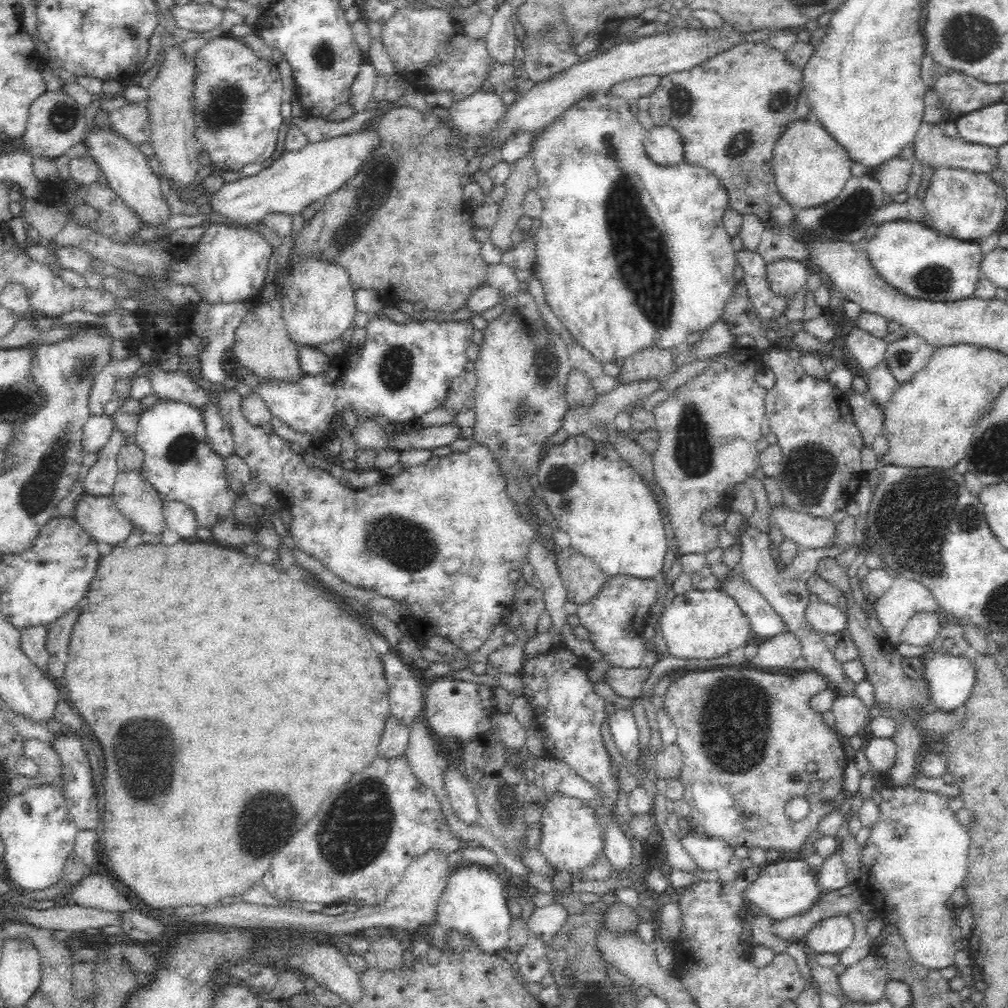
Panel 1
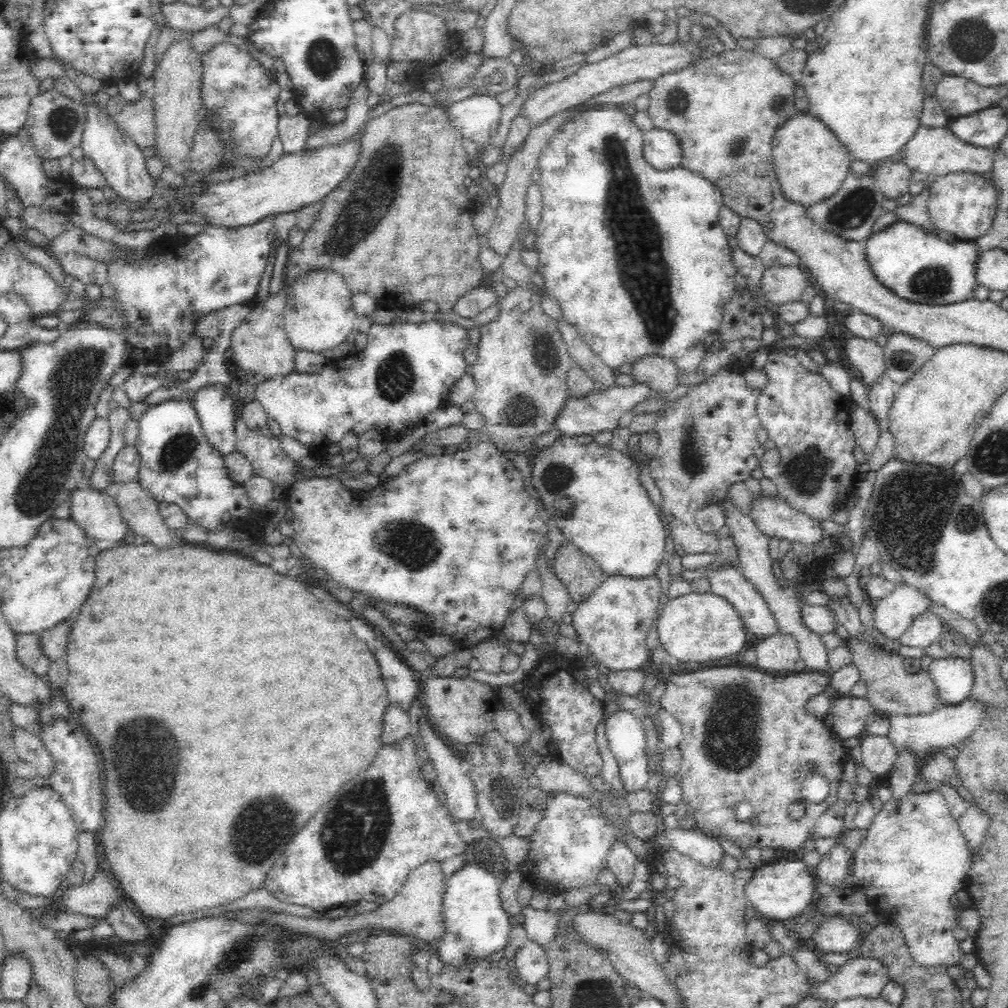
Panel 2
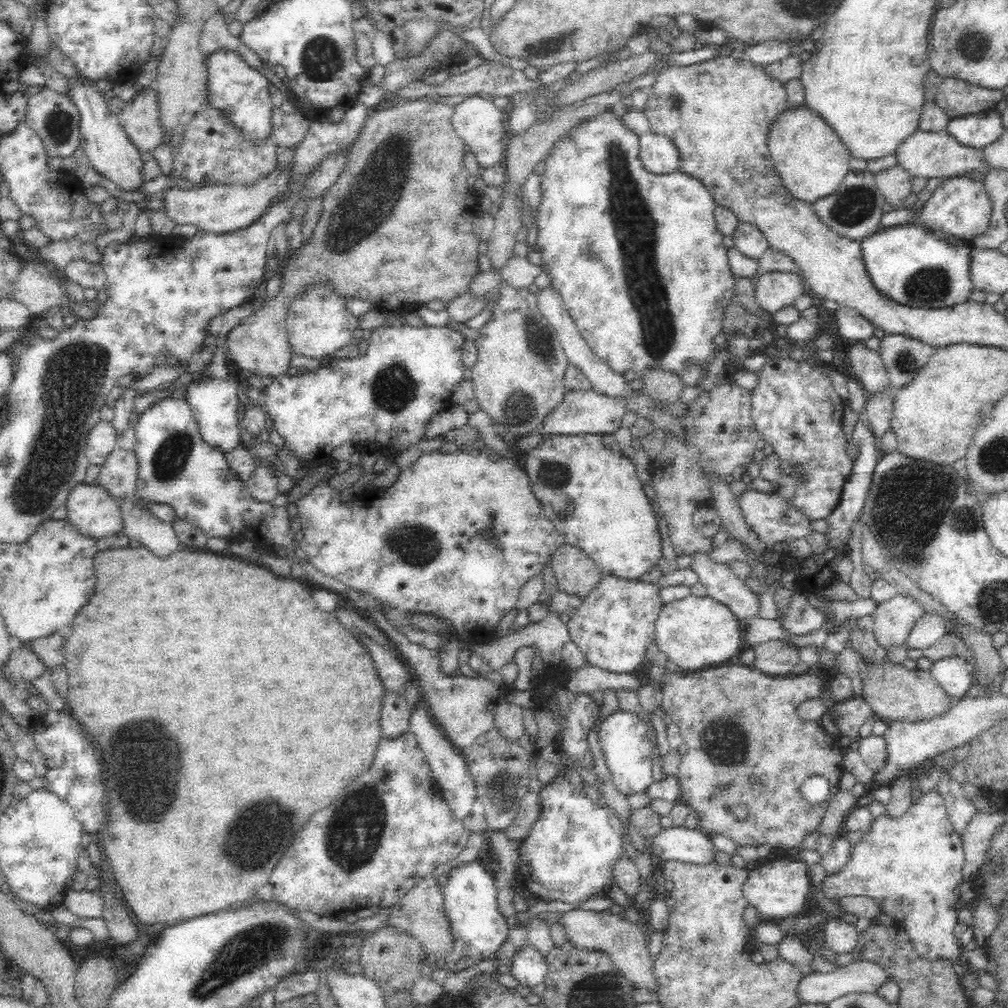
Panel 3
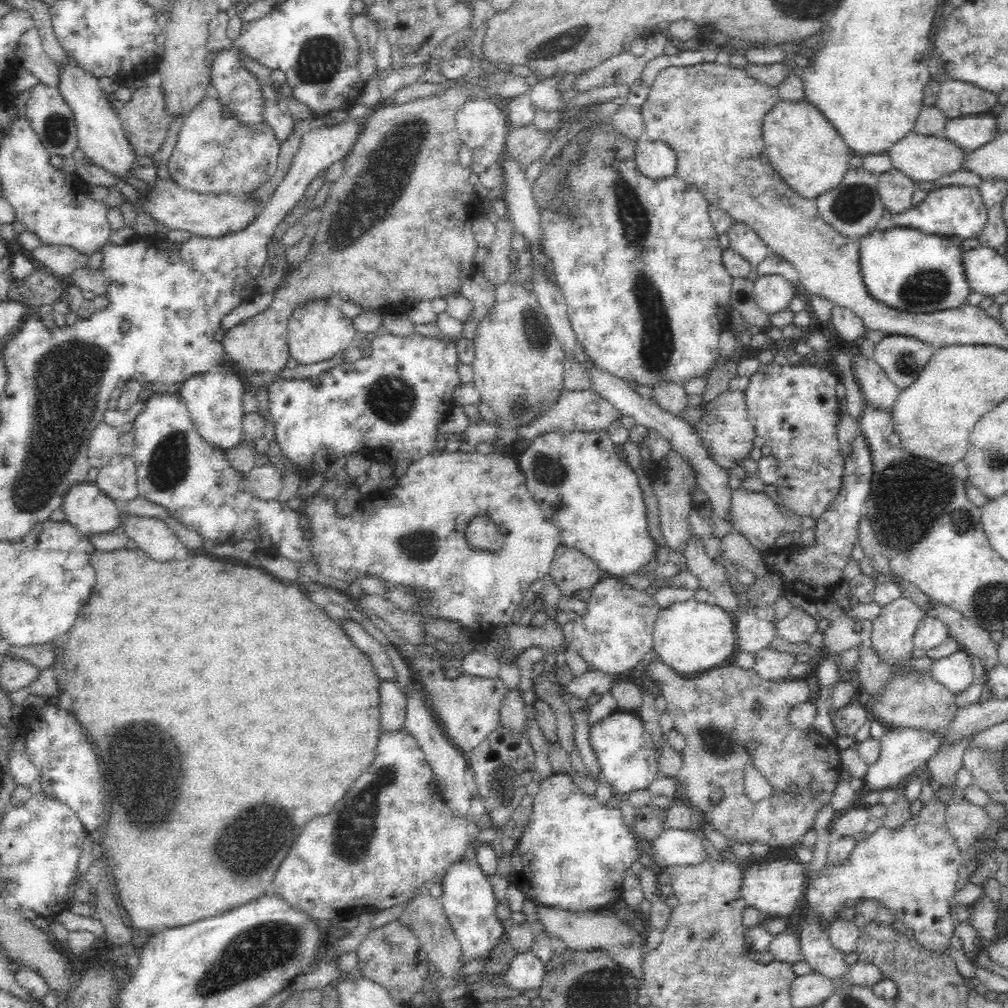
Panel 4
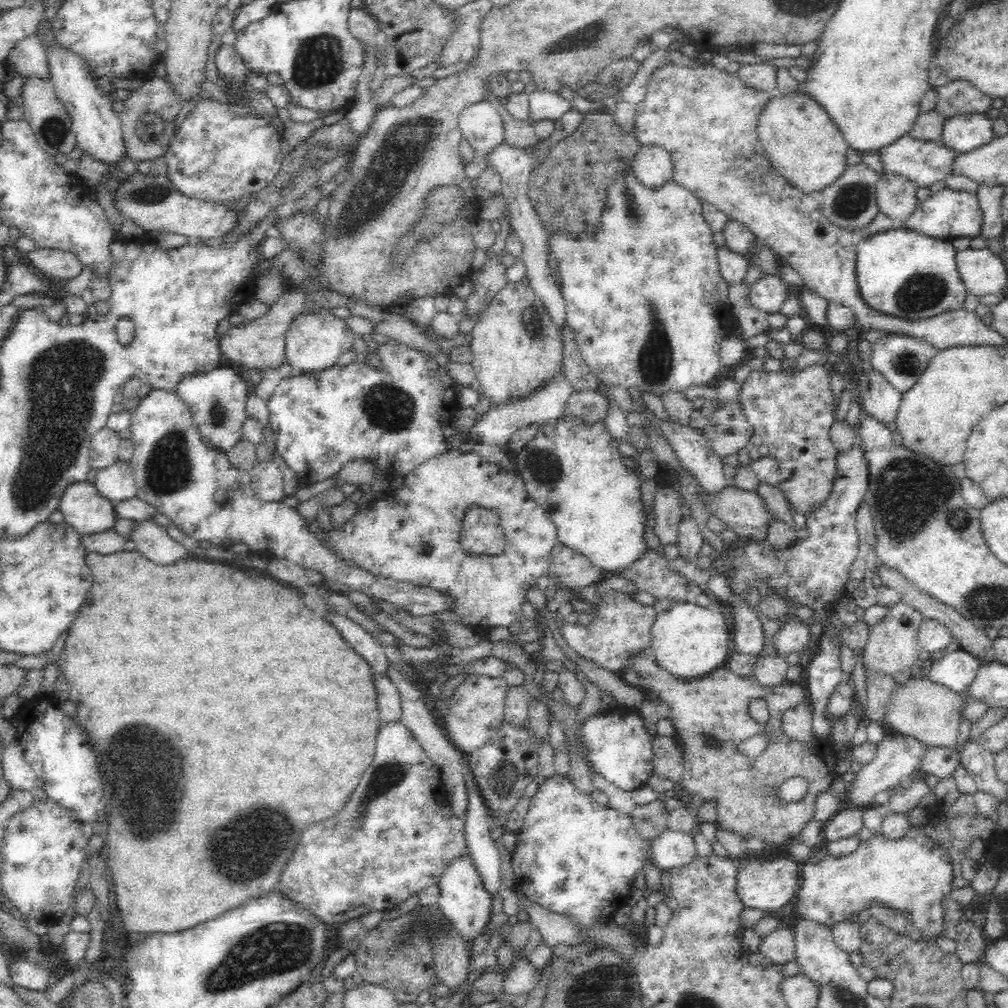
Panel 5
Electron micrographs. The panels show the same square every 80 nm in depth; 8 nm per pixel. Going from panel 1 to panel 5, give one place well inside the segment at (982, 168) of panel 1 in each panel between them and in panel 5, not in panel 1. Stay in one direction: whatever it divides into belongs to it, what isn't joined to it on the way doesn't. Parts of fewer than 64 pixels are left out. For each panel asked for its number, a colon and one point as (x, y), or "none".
2: (933, 150)
3: (924, 154)
4: (923, 158)
5: (924, 162)

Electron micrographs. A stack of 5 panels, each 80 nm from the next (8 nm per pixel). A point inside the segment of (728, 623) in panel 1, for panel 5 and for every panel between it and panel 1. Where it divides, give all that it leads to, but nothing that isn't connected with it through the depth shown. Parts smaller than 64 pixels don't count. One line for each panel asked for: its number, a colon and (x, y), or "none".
2: (694, 628)
3: (694, 632)
4: (689, 636)
5: (688, 640)

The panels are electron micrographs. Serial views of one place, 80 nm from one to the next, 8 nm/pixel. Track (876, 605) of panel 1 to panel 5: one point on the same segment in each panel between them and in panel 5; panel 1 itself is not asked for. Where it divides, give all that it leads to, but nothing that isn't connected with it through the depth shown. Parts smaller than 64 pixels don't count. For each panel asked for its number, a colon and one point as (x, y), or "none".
2: (893, 614)
3: (892, 620)
4: (892, 636)
5: (892, 647)

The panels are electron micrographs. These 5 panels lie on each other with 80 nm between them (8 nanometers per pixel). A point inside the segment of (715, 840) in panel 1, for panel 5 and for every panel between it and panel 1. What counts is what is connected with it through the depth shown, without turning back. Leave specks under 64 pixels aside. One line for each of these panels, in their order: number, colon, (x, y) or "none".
2: (705, 849)
3: (693, 845)
4: (674, 846)
5: (671, 849)

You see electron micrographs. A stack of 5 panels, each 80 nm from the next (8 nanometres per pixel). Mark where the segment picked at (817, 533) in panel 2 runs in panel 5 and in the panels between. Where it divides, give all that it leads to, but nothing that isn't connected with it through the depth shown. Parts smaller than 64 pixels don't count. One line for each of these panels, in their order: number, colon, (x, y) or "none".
3: (774, 520)
4: (762, 521)
5: (744, 512)

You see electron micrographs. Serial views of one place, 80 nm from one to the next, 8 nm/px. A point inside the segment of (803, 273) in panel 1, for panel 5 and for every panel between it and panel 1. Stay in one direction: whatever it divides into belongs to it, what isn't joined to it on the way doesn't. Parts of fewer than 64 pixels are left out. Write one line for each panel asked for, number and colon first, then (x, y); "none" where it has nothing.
2: (782, 283)
3: (773, 290)
4: (773, 293)
5: (768, 293)

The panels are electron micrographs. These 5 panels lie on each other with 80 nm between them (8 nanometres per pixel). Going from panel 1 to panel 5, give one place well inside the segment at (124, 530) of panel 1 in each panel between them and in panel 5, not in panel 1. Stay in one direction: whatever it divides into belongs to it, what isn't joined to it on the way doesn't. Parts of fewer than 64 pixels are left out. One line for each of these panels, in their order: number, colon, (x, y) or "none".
2: (97, 514)
3: (92, 510)
4: (87, 507)
5: (83, 507)

